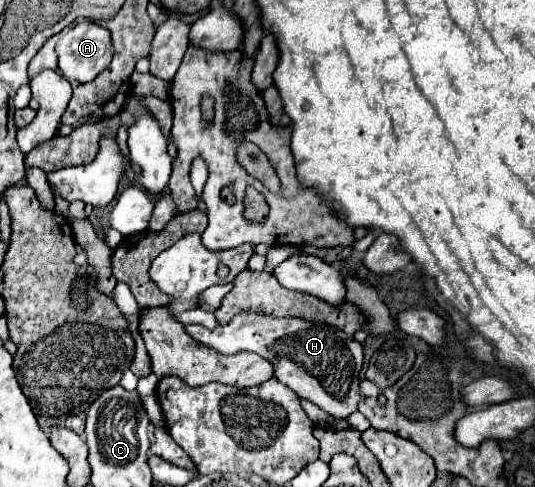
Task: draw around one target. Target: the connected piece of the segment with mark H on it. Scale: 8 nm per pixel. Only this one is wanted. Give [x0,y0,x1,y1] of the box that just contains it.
[186,312,364,418]

